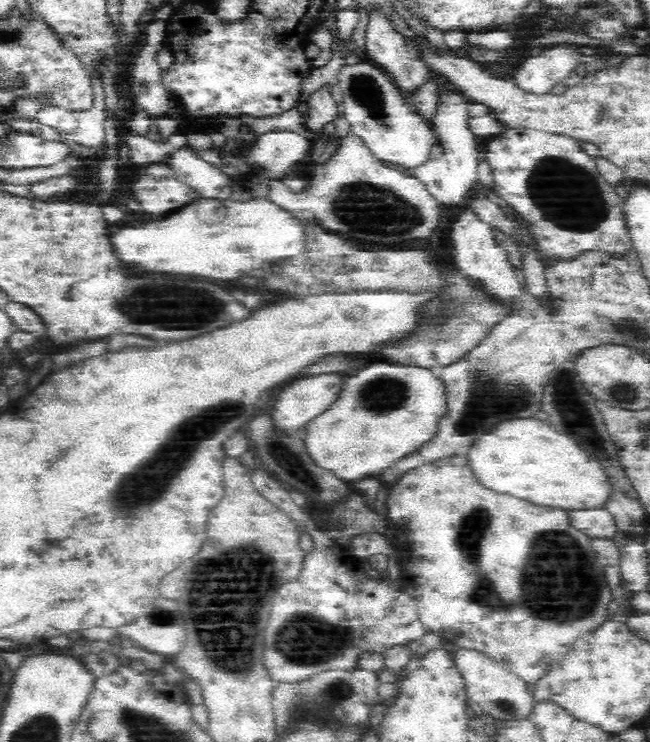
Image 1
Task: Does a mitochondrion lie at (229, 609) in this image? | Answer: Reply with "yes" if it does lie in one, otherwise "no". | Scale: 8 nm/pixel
yes

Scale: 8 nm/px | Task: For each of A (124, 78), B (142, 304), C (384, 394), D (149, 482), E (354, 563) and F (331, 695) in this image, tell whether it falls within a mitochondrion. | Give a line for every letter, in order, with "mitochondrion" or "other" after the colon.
A: other
B: mitochondrion
C: mitochondrion
D: mitochondrion
E: other
F: mitochondrion

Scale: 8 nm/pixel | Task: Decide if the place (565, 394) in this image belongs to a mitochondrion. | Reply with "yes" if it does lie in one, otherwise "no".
yes

